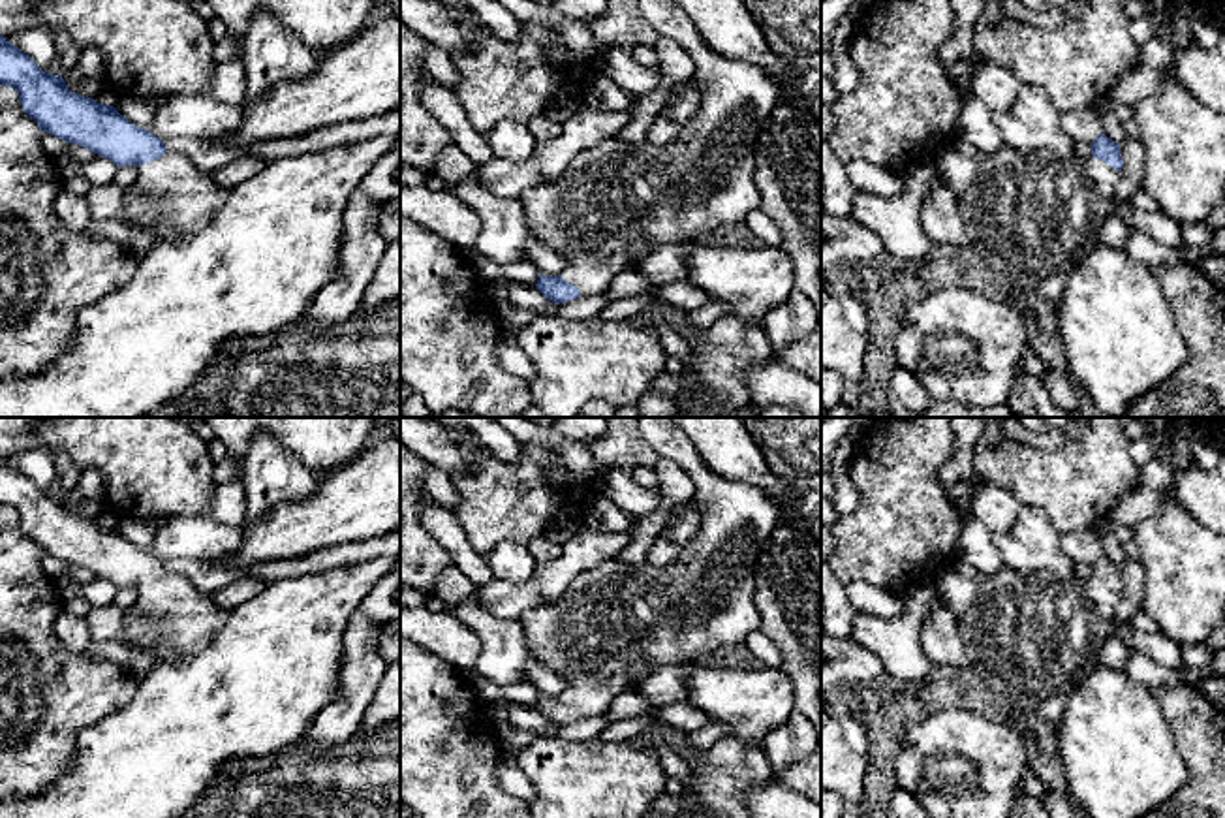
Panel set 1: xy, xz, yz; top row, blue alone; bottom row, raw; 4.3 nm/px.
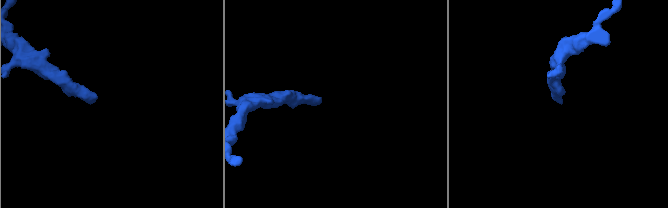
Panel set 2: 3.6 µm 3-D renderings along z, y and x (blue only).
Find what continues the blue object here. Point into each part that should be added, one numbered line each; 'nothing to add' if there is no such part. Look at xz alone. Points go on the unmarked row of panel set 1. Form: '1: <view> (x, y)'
1: xz (607, 621)

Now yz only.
1: yz (1032, 636)

